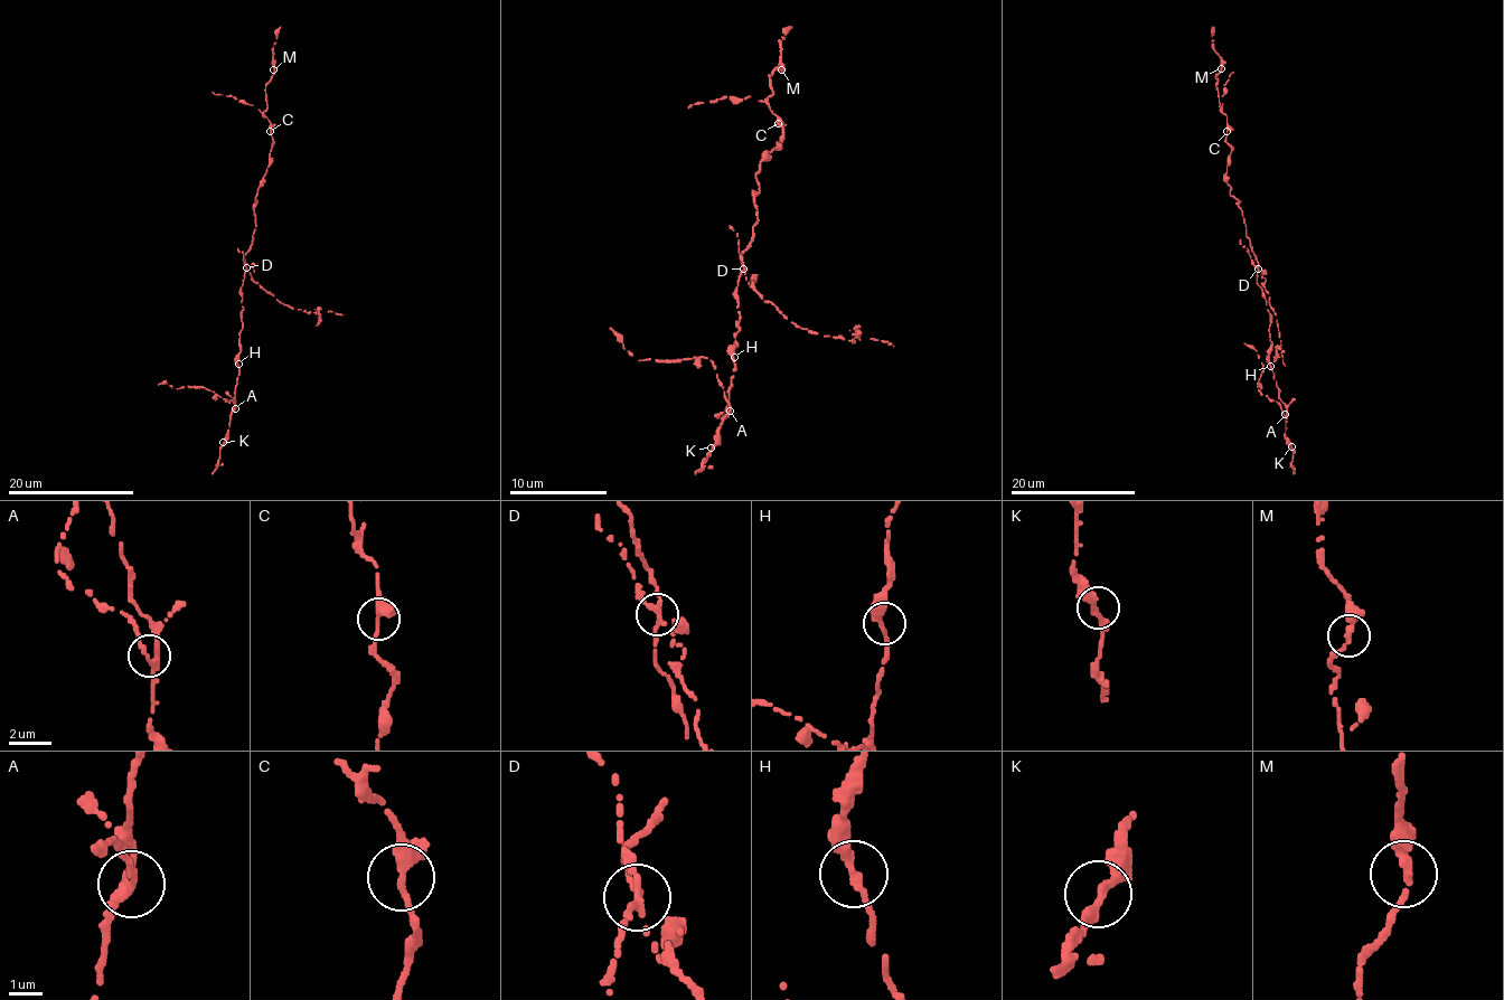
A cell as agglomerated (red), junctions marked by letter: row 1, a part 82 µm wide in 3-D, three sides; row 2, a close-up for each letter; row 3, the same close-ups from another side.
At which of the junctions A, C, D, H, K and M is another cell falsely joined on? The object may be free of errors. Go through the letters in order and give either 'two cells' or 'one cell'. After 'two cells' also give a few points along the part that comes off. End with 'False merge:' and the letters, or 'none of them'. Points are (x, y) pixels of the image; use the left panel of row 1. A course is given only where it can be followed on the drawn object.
A: one cell
C: one cell
D: two cells; course (246, 266), (251, 280), (284, 304), (317, 317), (320, 310), (342, 314)
H: one cell
K: one cell
M: one cell
False merge: D

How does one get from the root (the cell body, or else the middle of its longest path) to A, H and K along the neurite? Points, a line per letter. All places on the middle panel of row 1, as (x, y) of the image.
A: (742, 262), (744, 271), (734, 288), (740, 317), (731, 356), (734, 377), (730, 388), (730, 411)
H: (742, 262), (744, 271), (734, 288), (740, 317), (735, 348), (731, 354), (734, 357)
K: (742, 262), (744, 271), (734, 288), (740, 317), (731, 356), (730, 413), (711, 447)

